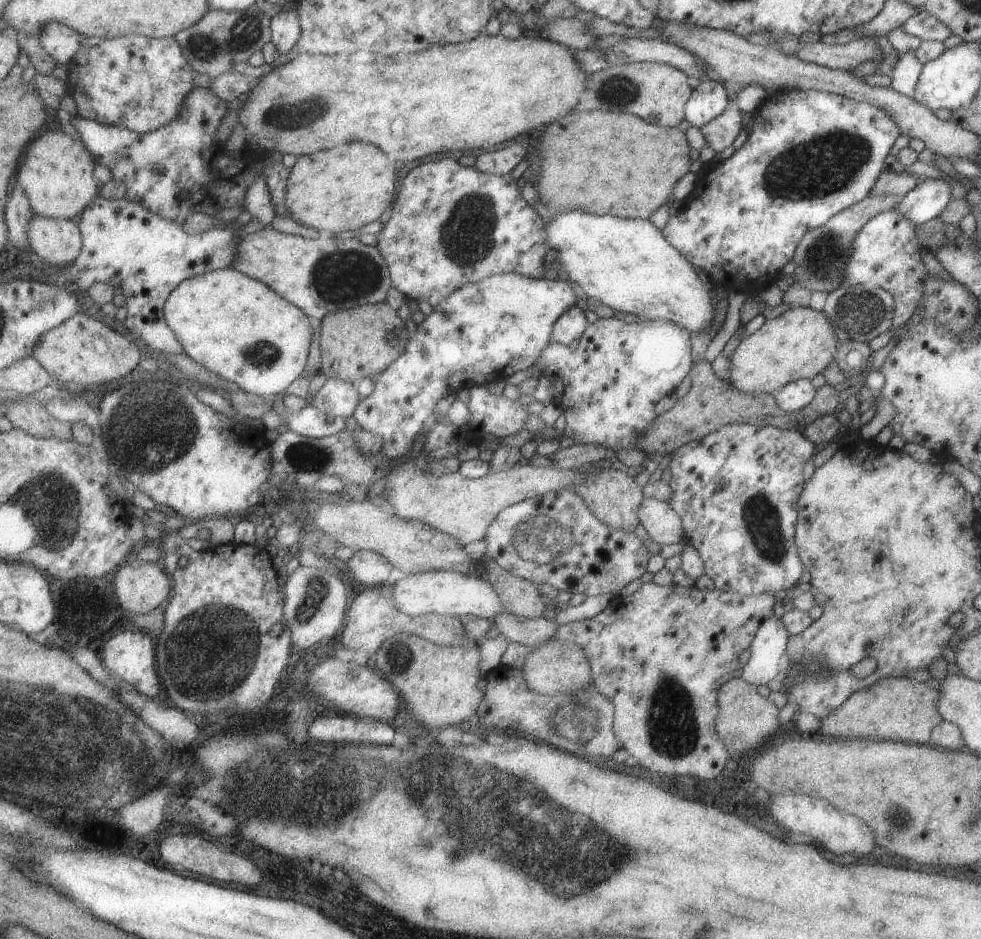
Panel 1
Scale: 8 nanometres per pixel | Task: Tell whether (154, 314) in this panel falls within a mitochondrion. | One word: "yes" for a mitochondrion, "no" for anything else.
no

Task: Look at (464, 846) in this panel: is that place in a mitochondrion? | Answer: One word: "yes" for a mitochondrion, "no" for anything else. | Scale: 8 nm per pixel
yes

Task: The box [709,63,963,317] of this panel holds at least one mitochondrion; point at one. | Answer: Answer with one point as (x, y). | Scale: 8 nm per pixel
(822, 166)

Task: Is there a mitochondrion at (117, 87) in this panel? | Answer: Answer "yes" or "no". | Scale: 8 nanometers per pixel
no

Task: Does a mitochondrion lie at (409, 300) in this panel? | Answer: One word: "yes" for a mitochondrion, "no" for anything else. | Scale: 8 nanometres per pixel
no

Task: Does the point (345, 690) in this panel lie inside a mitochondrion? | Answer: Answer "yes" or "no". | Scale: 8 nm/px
no

